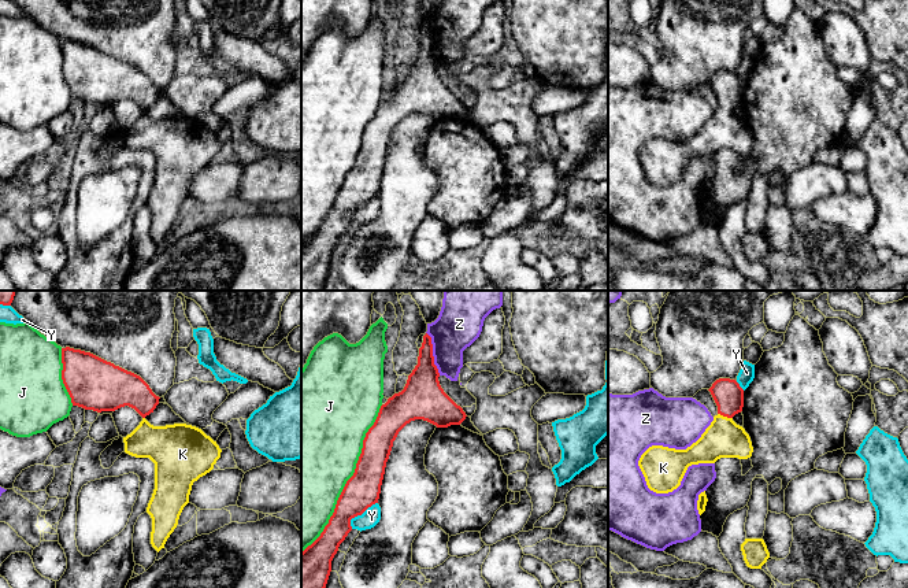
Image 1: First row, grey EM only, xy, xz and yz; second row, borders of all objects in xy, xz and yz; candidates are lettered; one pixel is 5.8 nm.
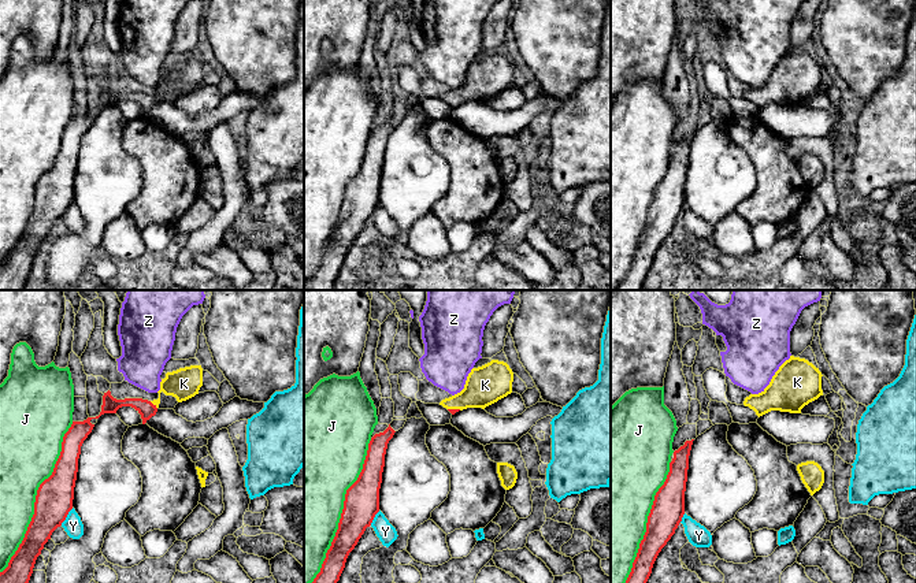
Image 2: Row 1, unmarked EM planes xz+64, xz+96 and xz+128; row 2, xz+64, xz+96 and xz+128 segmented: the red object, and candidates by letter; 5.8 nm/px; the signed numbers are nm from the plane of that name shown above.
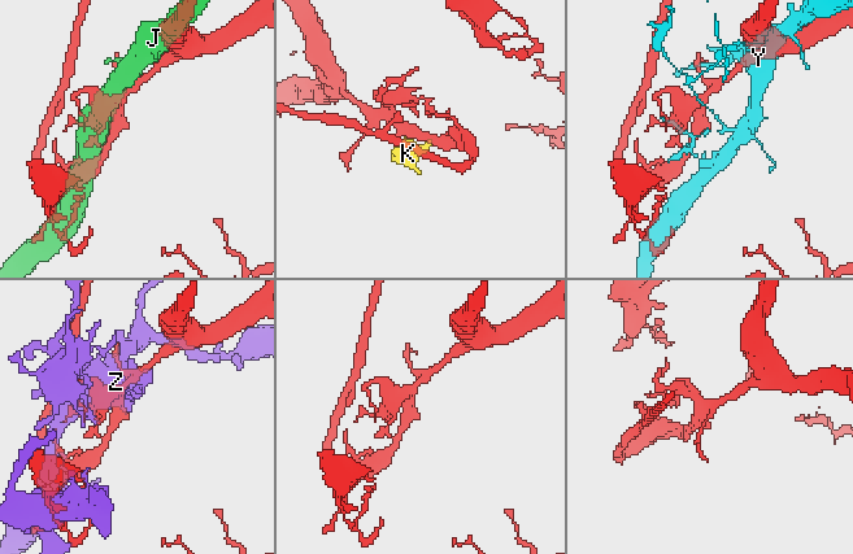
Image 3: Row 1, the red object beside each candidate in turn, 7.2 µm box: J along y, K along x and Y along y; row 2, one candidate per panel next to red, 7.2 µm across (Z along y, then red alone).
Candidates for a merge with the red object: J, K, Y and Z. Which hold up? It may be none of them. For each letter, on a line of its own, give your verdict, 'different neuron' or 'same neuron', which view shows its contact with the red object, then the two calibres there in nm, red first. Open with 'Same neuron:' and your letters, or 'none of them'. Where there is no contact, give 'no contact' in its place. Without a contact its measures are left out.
Same neuron: K
J: different neuron; contact in xz; calibres 200 and 480 nm
K: same neuron; contact in yz; calibres 180 and 220 nm
Y: different neuron; contact in xz; calibres 200 and 100 nm
Z: different neuron; contact in xz; calibres 240 and 260 nm

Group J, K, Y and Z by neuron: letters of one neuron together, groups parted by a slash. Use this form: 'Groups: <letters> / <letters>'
Groups: J / K / Y / Z

